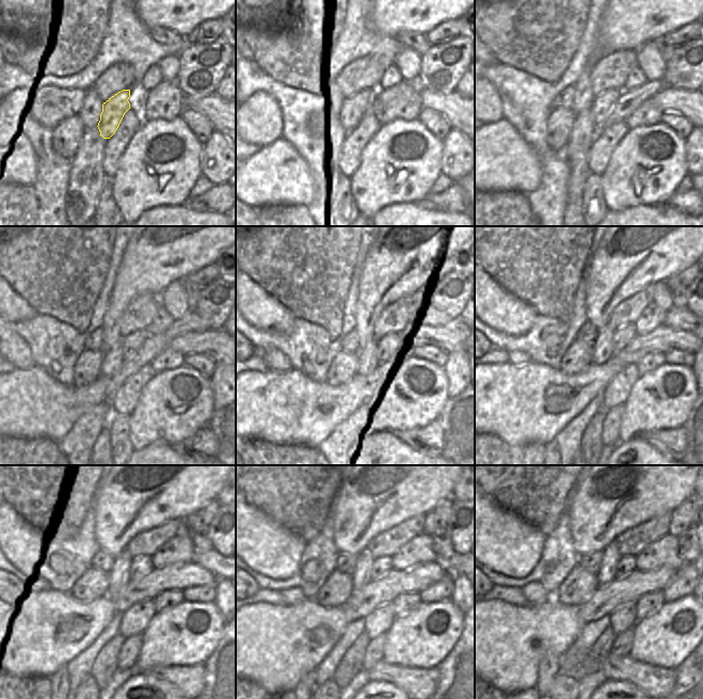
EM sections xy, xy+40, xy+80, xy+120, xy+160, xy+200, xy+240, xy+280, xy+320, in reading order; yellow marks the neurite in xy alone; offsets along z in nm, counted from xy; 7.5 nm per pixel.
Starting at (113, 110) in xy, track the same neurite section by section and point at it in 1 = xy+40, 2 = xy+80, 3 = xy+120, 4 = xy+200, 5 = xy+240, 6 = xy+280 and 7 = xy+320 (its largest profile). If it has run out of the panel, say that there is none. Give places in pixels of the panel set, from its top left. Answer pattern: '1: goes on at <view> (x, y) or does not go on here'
1: goes on at xy+40 (352, 111)
2: goes on at xy+80 (601, 107)
3: goes on at xy+120 (131, 343)
4: goes on at xy+200 (600, 340)
5: goes on at xy+240 (120, 576)
6: goes on at xy+280 (362, 575)
7: goes on at xy+320 (607, 572)

